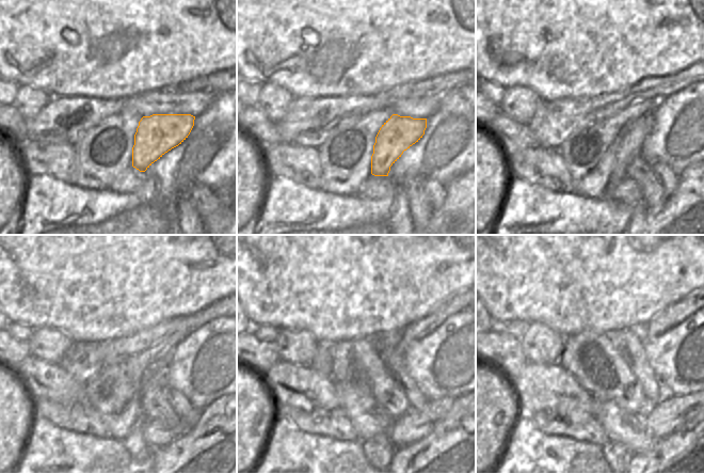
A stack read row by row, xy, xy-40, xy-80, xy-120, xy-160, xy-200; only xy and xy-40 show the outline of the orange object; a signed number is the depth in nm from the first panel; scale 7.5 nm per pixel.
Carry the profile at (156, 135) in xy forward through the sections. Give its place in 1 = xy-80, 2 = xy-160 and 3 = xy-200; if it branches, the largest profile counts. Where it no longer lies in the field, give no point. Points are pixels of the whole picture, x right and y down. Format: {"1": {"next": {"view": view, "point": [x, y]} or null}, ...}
{"1": {"next": {"view": "xy-80", "point": [633, 136]}}, "2": {"next": {"view": "xy-160", "point": [379, 449]}}, "3": {"next": {"view": "xy-200", "point": [614, 452]}}}

